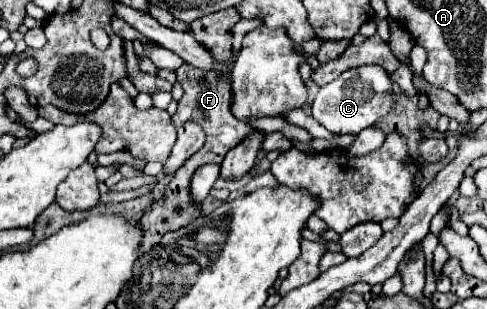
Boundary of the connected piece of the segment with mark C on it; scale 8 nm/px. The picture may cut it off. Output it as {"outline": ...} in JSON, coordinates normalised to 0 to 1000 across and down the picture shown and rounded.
{"outline":[[[760,207],[760,214],[710,227],[690,259],[669,272],[653,298],[641,362],[645,362],[645,382],[682,427],[735,434],[747,414],[776,401],[780,382],[797,375],[813,350],[813,337],[817,324],[813,324],[813,298],[805,291],[801,239],[784,214]]]}

